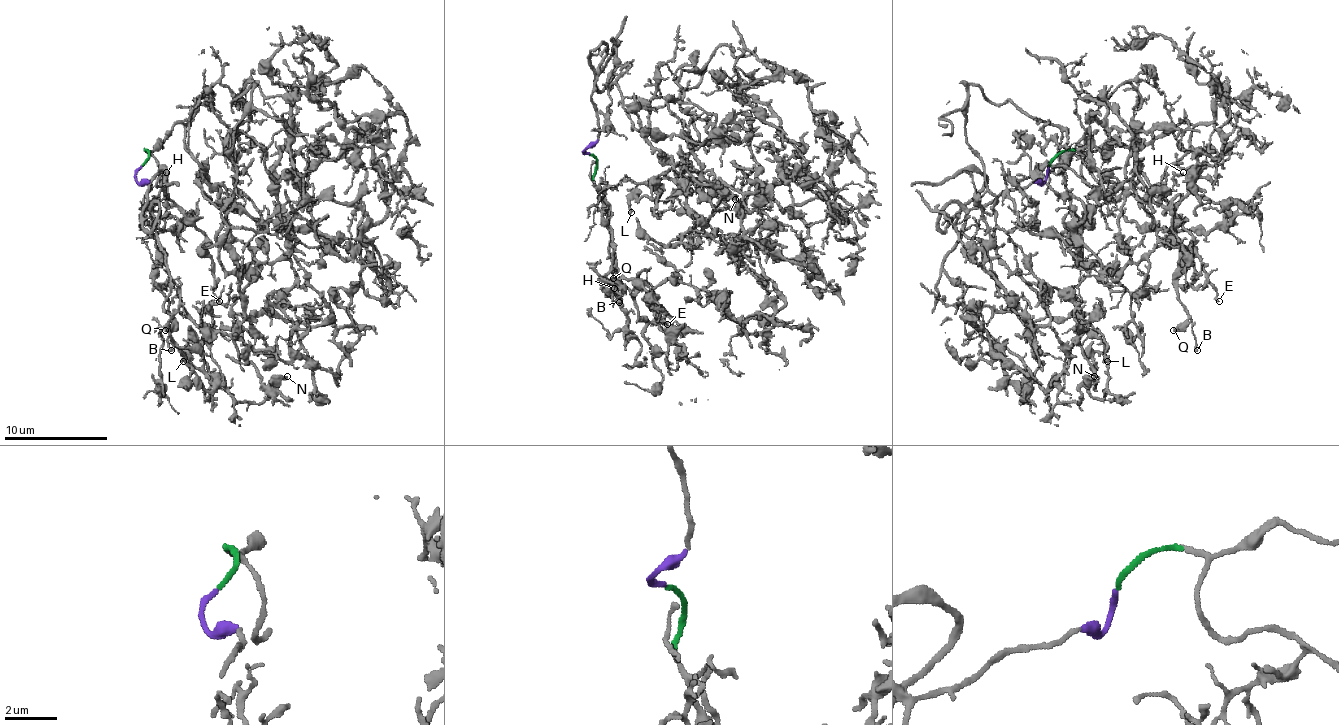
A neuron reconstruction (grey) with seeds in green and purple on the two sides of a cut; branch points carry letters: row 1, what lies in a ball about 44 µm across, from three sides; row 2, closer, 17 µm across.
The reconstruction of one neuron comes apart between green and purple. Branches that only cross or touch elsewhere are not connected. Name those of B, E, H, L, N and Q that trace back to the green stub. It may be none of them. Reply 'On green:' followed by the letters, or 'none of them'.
On green: B, E, H, Q

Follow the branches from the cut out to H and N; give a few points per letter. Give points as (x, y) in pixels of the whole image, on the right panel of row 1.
H: (1048, 164), (1064, 151), (1079, 151), (1090, 185), (1118, 182), (1142, 198), (1168, 193), (1183, 172)
N: (1048, 167), (1043, 182), (975, 206), (944, 270), (983, 335), (1046, 390), (1079, 403), (1095, 377)

